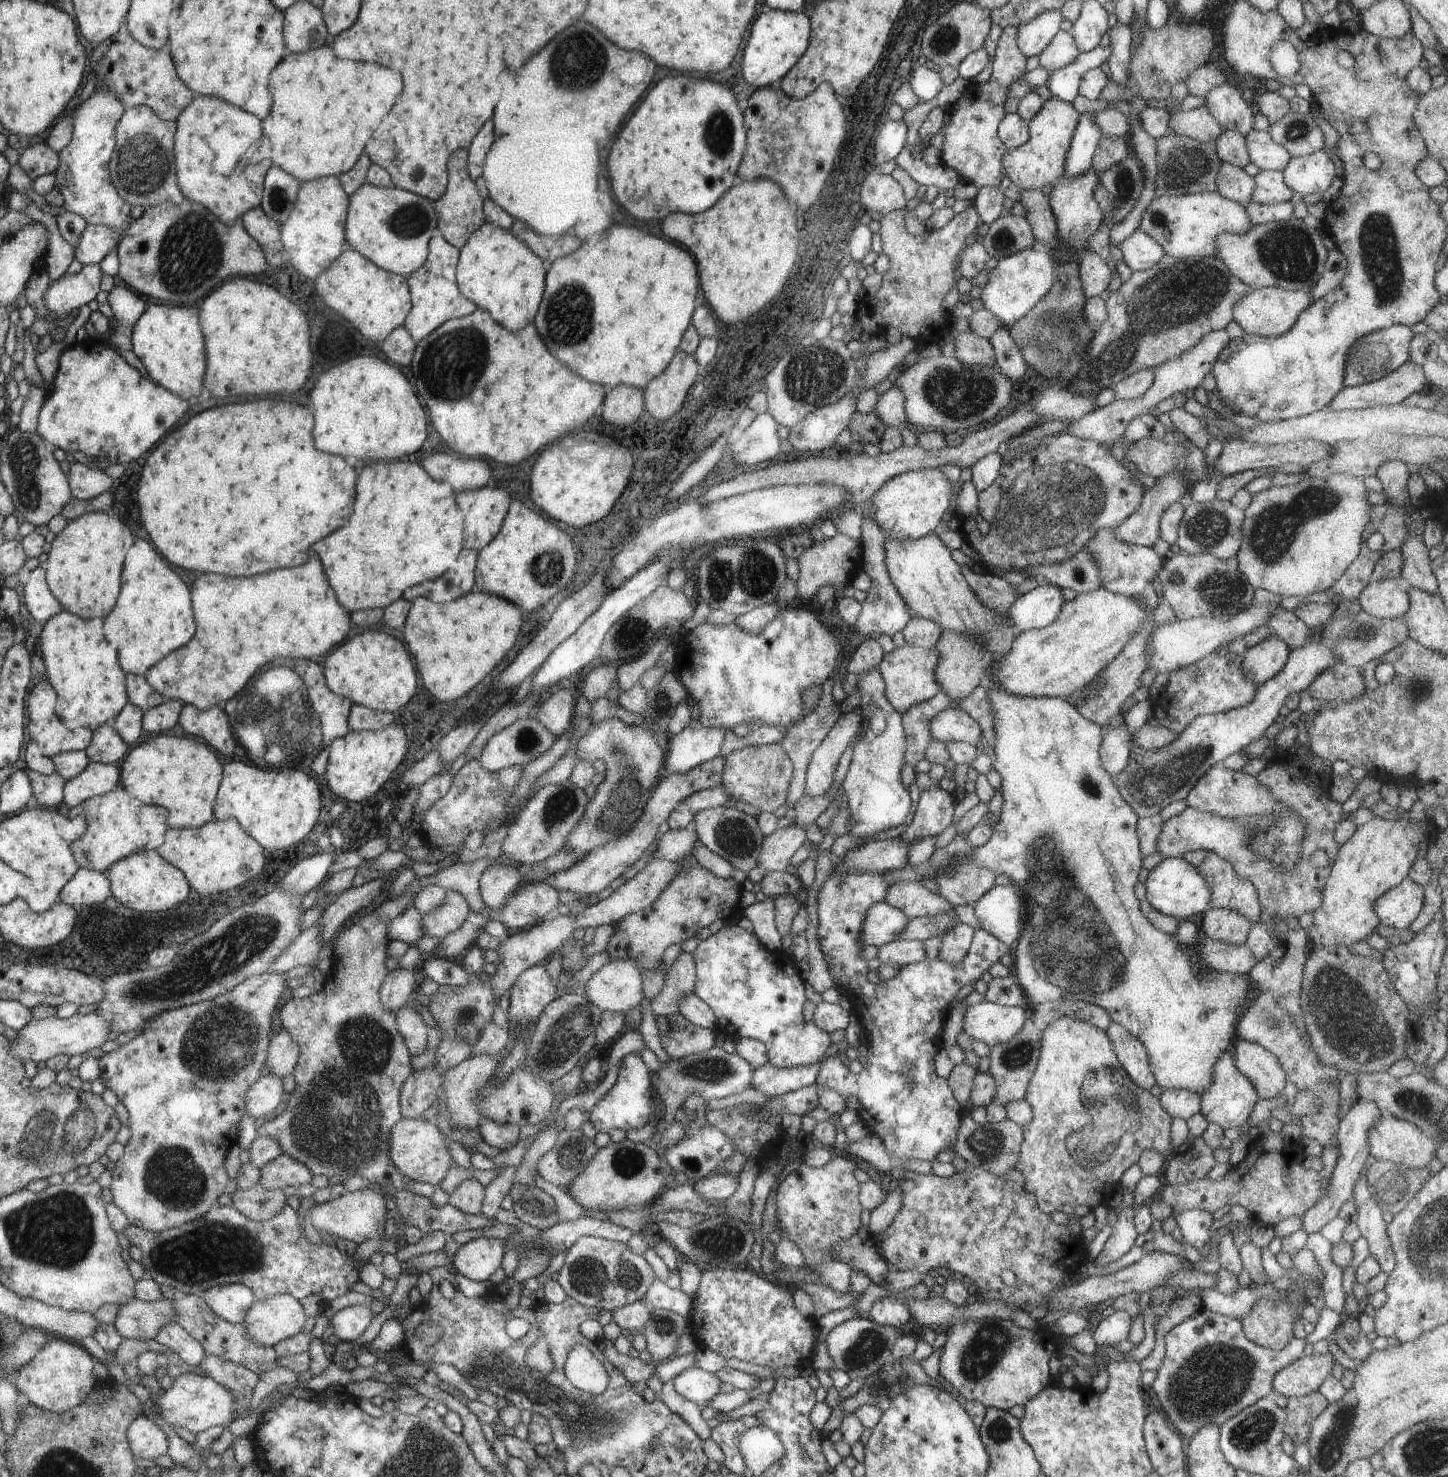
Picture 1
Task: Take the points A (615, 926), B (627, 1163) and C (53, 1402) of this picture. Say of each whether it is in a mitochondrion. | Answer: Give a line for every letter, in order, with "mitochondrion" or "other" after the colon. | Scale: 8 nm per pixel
A: other
B: mitochondrion
C: other

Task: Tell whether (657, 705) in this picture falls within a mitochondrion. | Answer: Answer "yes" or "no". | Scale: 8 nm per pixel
yes

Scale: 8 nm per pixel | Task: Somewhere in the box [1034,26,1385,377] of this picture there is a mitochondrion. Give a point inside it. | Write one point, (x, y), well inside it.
(1288, 253)

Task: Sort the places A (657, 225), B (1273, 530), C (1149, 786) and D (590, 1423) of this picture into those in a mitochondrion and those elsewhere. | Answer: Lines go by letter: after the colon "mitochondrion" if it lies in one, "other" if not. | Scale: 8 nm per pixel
A: other
B: mitochondrion
C: mitochondrion
D: mitochondrion

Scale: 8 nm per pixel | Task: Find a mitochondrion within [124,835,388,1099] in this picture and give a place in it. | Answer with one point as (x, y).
(221, 1037)

